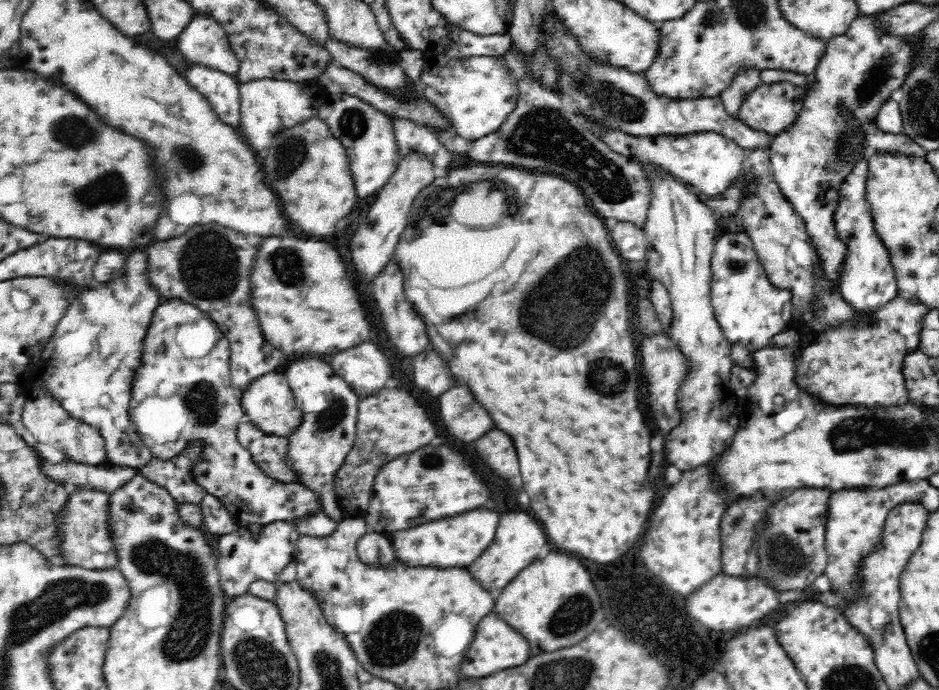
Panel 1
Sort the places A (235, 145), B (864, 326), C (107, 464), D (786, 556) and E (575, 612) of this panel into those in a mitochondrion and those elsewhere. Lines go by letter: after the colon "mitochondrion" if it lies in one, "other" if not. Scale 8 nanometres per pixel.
A: other
B: other
C: other
D: mitochondrion
E: mitochondrion

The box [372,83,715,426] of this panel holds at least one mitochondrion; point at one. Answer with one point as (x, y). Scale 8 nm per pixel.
(563, 146)

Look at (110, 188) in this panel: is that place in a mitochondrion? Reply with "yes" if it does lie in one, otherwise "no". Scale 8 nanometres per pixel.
yes

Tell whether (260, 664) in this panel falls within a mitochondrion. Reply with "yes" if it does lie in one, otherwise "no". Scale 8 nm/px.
yes

